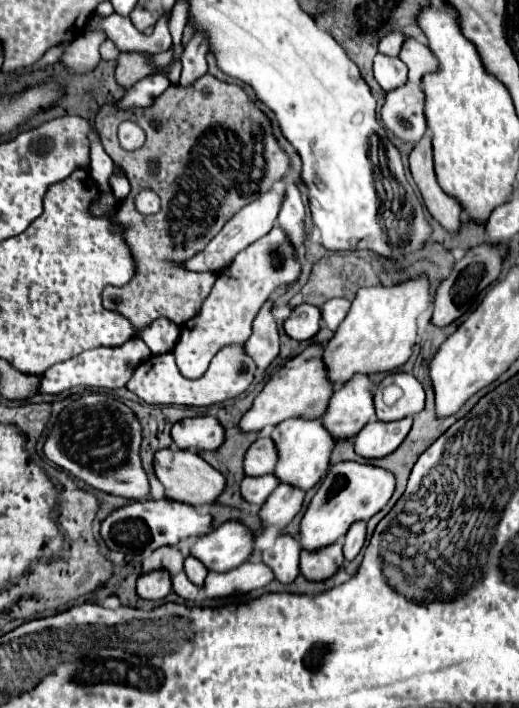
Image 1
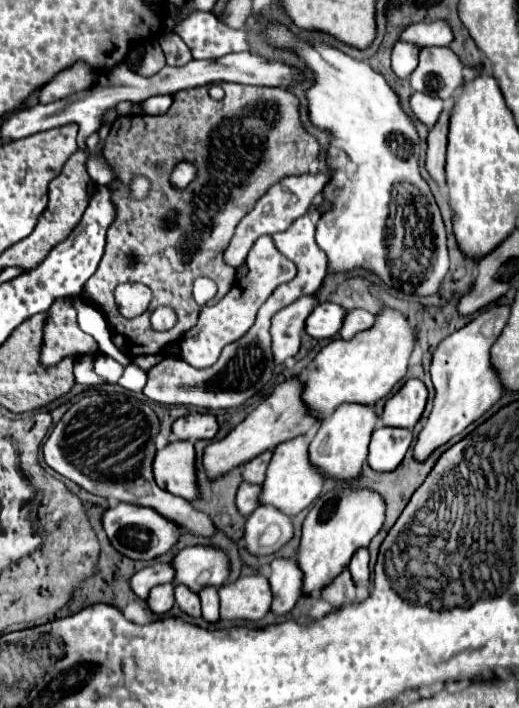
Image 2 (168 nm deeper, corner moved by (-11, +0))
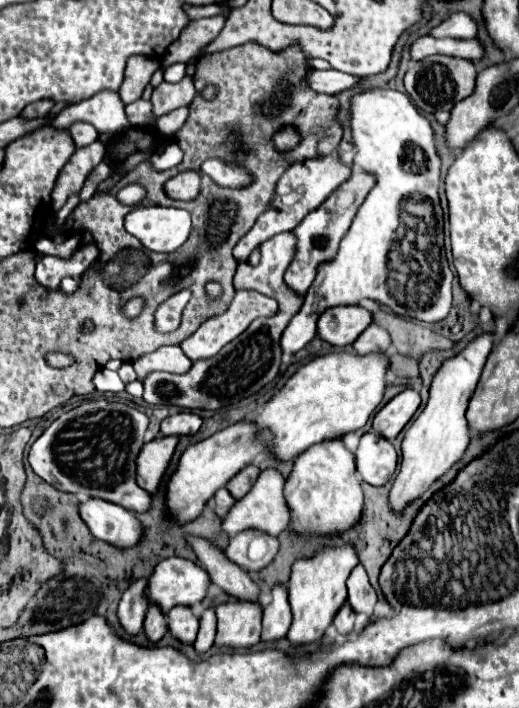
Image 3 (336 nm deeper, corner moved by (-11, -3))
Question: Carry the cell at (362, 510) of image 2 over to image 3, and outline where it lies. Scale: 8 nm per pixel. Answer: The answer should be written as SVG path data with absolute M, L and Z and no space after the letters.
M350 544L342 548L326 548L318 556L298 560L294 564L288 582L288 600L292 606L292 626L288 630L288 640L294 646L318 642L324 636L336 612L346 602L346 580L356 564L358 558Z

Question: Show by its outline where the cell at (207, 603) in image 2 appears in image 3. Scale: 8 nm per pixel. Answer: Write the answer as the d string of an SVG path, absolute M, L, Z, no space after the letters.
M208 608L200 618L200 630L198 630L198 638L194 642L196 654L208 652L214 642L214 636L216 636L216 616L214 616L214 608Z

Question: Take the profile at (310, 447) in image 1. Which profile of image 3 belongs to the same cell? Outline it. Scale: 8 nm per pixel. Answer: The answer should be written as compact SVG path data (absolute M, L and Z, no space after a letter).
M264 470L250 492L232 506L232 512L228 512L228 516L222 518L222 532L226 532L228 536L236 536L238 532L250 528L256 528L268 536L278 536L280 532L284 532L290 524L290 512L284 500L284 480L286 478L280 476L276 470Z

